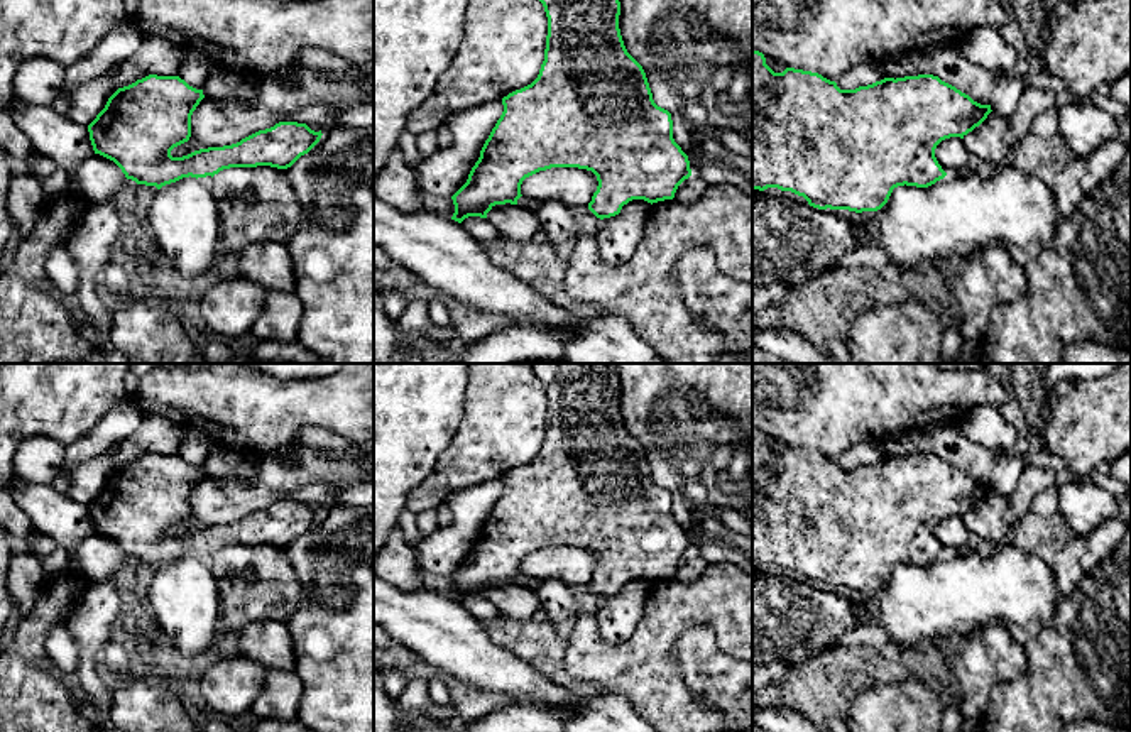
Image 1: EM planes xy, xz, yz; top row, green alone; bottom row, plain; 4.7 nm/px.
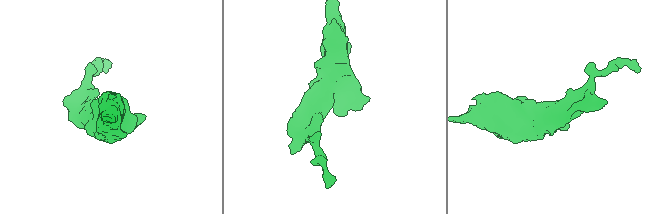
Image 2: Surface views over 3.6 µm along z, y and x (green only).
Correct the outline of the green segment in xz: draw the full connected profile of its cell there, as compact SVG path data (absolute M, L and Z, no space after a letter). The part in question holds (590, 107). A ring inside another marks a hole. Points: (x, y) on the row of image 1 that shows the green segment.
M539 0L548 17L544 61L538 78L502 98L504 112L485 140L467 183L451 196L451 220L487 218L495 205L517 205L526 178L551 167L592 171L598 186L588 210L600 220L620 213L632 199L658 203L673 199L678 186L691 176L688 156L673 139L671 113L658 107L642 66L627 52L620 29L619 0Z

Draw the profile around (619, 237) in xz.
M632 199L619 215L604 218L595 238L605 264L620 265L634 255L651 208L653 205L644 199Z

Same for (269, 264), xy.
M260 242L238 254L240 277L265 291L292 292L296 287L294 262L286 243Z

